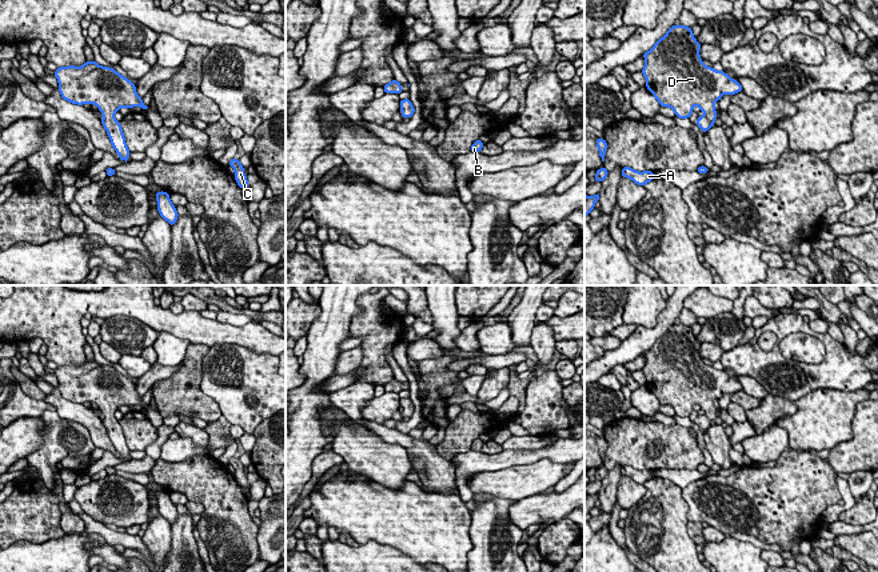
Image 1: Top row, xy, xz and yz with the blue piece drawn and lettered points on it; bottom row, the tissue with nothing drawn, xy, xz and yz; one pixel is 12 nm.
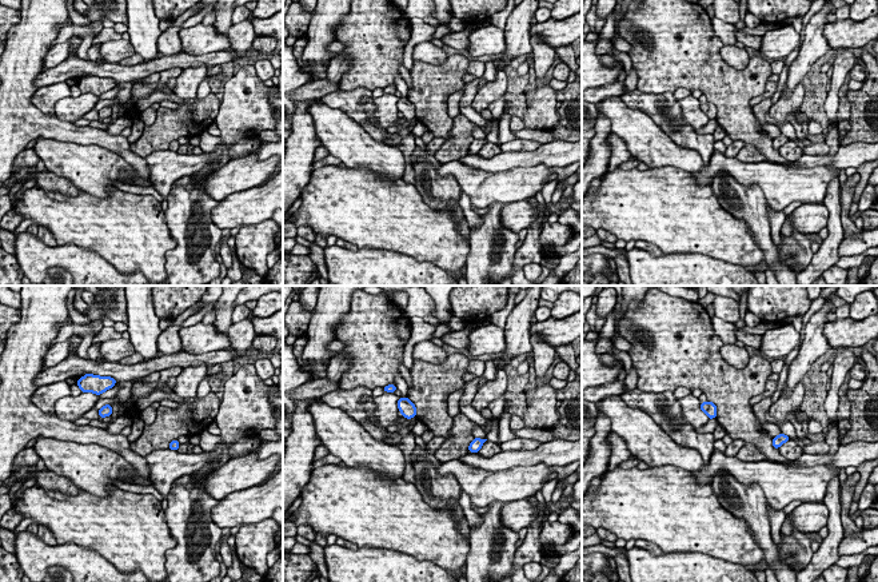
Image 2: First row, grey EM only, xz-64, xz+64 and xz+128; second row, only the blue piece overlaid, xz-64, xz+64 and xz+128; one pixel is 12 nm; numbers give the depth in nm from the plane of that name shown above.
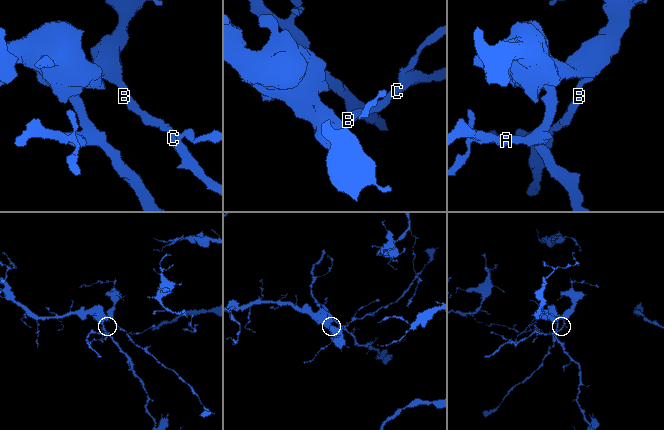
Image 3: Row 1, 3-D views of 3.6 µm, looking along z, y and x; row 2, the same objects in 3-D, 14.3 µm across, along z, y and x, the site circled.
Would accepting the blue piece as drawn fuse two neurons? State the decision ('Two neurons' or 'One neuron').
One neuron

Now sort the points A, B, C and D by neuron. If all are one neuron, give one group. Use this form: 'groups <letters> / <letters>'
groups A B C D

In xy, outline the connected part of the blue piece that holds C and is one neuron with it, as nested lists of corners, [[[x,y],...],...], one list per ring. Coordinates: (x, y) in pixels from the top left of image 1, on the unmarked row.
[[[234,456],[230,459],[230,464],[235,468],[235,477],[238,484],[243,488],[248,487],[247,475],[244,473],[244,467],[240,460]]]

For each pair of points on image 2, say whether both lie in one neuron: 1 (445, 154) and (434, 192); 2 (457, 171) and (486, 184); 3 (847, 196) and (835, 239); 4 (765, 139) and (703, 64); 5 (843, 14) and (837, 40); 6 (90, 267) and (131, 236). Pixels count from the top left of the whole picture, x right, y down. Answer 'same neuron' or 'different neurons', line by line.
1: different neurons
2: same neuron
3: different neurons
4: same neuron
5: different neurons
6: different neurons

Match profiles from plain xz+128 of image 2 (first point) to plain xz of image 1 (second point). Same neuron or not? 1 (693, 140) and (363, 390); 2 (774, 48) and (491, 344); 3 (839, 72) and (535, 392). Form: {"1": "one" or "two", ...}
{"1": "one", "2": "one", "3": "two"}

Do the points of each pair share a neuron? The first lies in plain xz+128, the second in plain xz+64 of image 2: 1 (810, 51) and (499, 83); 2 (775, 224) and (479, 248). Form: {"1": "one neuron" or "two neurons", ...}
{"1": "two neurons", "2": "two neurons"}

